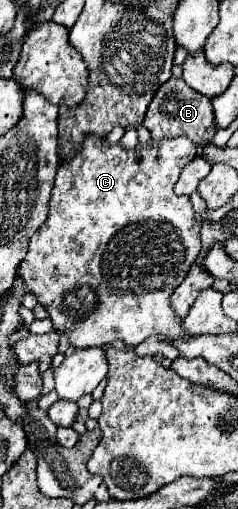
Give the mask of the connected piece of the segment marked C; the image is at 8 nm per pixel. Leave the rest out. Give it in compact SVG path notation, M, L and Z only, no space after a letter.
M87 137L83 149L67 159L61 161L59 169L57 169L57 177L55 177L55 185L53 185L53 195L49 201L49 213L47 221L42 227L35 231L35 235L29 239L29 251L23 259L23 263L19 265L19 275L25 279L25 285L31 293L37 295L39 305L43 305L53 321L55 329L67 331L69 333L69 341L75 349L85 349L85 347L103 347L115 339L125 341L129 347L139 345L141 341L145 341L149 335L165 335L165 337L179 337L185 335L185 331L181 329L181 319L175 317L171 305L169 305L169 297L173 293L173 289L185 279L189 267L195 263L195 257L201 249L201 225L193 219L193 207L189 197L185 195L175 195L173 193L173 185L179 179L181 169L197 155L197 147L187 139L187 137L175 137L175 139L165 139L165 141L151 141L147 147L137 145L137 149L129 151L123 149L119 143L117 145L109 145L105 143L105 139L95 139L95 137Z

